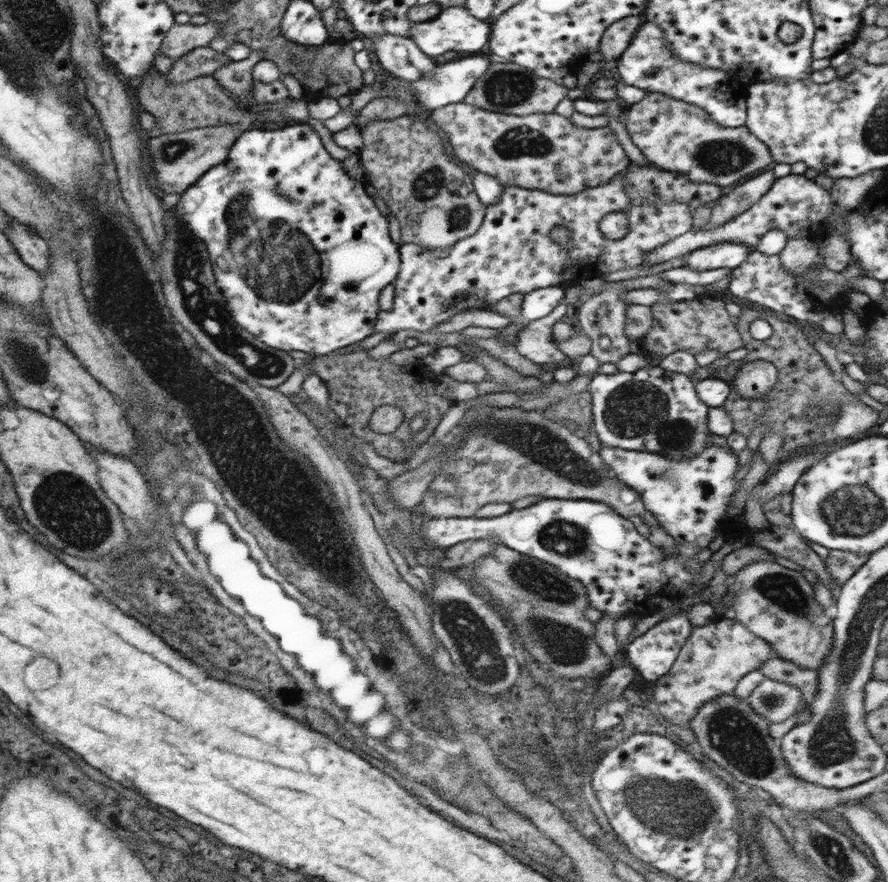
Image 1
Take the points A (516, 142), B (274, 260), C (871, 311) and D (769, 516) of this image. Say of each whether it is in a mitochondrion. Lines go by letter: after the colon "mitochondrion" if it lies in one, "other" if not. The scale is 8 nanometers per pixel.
A: mitochondrion
B: mitochondrion
C: other
D: other

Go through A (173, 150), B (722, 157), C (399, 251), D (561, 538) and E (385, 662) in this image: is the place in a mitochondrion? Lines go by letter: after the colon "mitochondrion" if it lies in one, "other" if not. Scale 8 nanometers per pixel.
A: mitochondrion
B: mitochondrion
C: other
D: mitochondrion
E: other

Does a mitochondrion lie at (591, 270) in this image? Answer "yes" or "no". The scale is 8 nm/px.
no

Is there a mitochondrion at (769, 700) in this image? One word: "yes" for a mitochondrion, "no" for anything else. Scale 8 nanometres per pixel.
yes

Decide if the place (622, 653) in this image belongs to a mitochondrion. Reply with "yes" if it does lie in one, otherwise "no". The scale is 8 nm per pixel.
no

